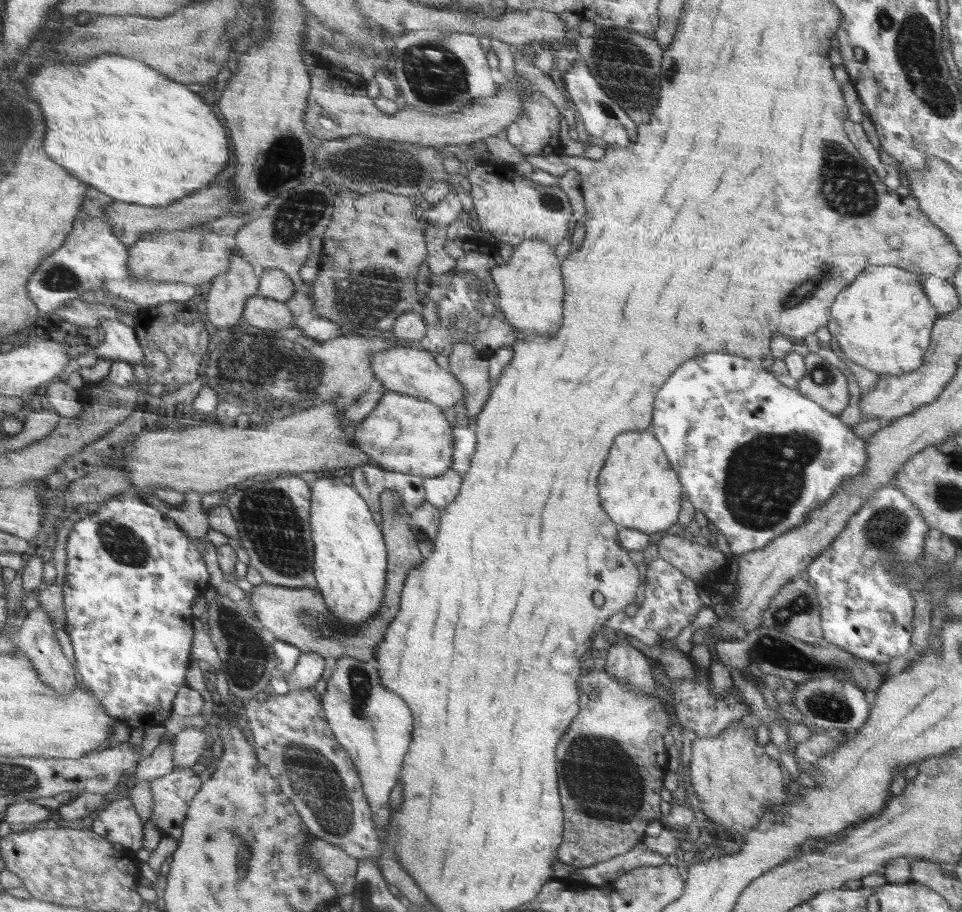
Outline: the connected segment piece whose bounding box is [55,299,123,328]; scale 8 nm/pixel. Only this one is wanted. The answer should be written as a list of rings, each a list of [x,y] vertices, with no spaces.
[[[78,299],[59,306],[55,313],[72,324],[76,322],[76,326],[98,328],[104,319],[119,320],[118,312],[123,311],[111,304],[99,303],[97,306],[89,306],[85,300]]]

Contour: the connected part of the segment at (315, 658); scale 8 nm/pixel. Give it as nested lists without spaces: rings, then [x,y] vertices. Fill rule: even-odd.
[[[317,652],[302,653],[294,670],[285,676],[289,690],[312,688],[328,672],[325,661],[326,659]]]

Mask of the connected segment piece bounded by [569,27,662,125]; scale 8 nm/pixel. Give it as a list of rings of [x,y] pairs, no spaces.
[[[624,28],[598,29],[595,35],[580,40],[570,40],[580,58],[589,66],[591,73],[602,84],[607,94],[638,125],[650,122],[652,110],[658,104],[660,92],[660,58],[662,48],[654,38],[646,38]]]

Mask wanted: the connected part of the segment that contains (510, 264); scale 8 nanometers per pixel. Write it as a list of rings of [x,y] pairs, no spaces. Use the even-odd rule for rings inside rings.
[[[534,237],[524,239],[513,247],[514,254],[508,262],[491,270],[493,278],[492,291],[498,291],[499,304],[506,319],[514,328],[526,328],[526,337],[542,335],[552,338],[560,330],[562,324],[562,286],[563,276],[560,276],[560,262],[554,256],[552,245]]]

